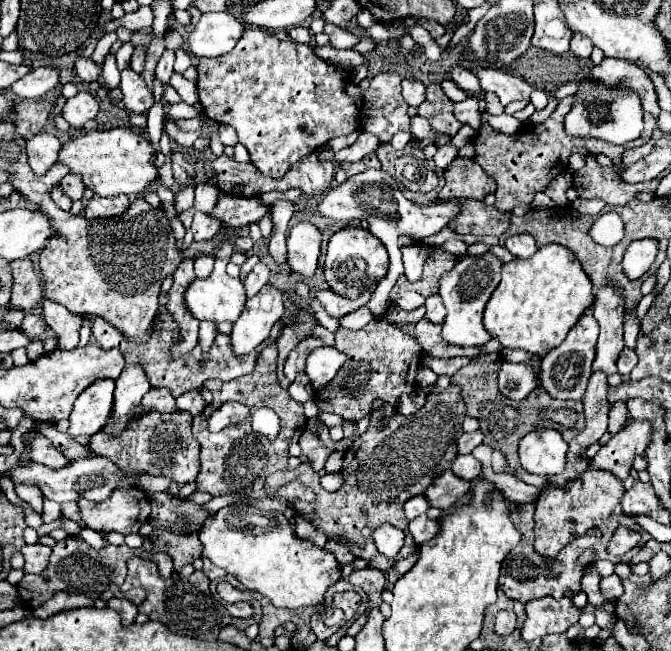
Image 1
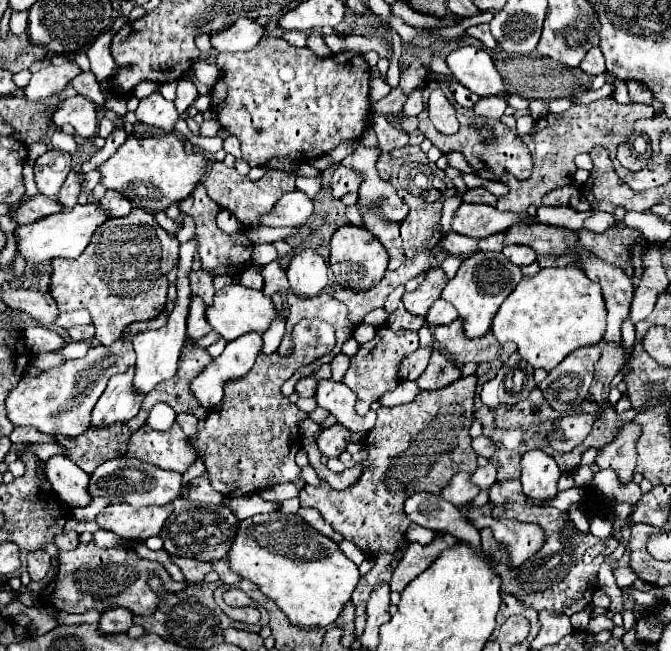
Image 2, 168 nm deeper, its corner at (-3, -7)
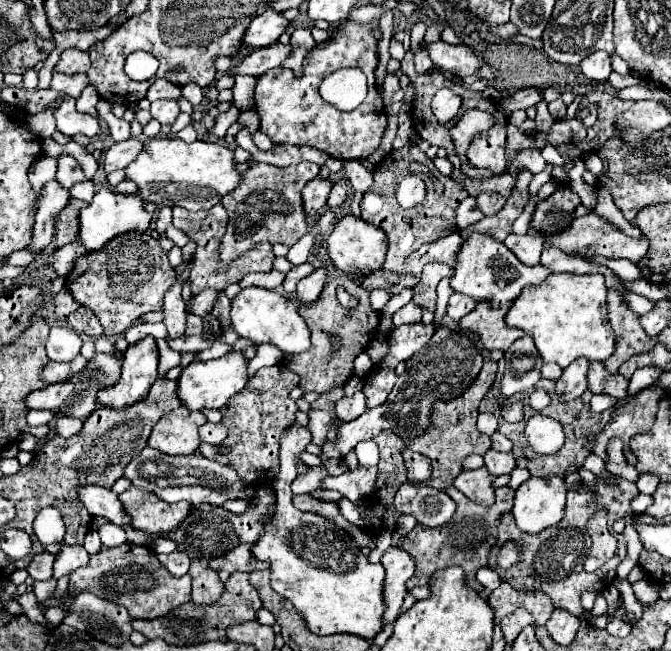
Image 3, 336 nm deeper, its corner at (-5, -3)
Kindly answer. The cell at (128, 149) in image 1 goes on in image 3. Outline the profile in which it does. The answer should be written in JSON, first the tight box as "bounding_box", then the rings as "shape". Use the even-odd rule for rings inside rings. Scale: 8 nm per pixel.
{"bounding_box":[127,137,241,211],"shape":[[[155,137],[145,143],[145,149],[127,169],[127,179],[139,187],[139,197],[157,207],[179,205],[189,211],[207,211],[221,201],[223,195],[235,191],[241,183],[241,171],[233,159],[233,151],[219,143],[185,143],[181,139]]]}

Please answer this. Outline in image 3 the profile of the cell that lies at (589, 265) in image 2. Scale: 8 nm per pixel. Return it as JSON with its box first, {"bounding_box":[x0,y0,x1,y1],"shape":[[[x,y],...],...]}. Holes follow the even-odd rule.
{"bounding_box":[543,211,649,263],"shape":[[[589,211],[585,217],[577,217],[569,229],[557,233],[557,235],[543,235],[547,245],[553,245],[565,253],[573,253],[573,255],[605,255],[609,259],[629,259],[633,263],[637,263],[649,249],[649,241],[645,239],[645,235],[641,237],[629,237],[623,231],[619,231],[613,223],[601,219],[597,213]]]}

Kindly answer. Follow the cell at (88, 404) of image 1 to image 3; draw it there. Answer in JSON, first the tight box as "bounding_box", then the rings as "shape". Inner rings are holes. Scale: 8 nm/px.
{"bounding_box":[99,335,159,409],"shape":[[[147,335],[141,341],[129,345],[125,351],[119,383],[105,391],[99,391],[99,401],[107,407],[123,409],[137,403],[139,399],[145,399],[157,379],[157,363],[159,349],[153,335]]]}

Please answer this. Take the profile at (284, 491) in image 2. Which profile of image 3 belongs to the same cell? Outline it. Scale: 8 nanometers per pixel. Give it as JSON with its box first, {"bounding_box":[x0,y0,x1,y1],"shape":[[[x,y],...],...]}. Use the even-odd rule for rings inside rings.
{"bounding_box":[322,467,377,503],"shape":[[[357,467],[355,471],[345,471],[339,477],[327,477],[322,482],[323,489],[335,489],[343,493],[351,503],[361,503],[371,495],[375,489],[375,479],[377,479],[377,467]]]}

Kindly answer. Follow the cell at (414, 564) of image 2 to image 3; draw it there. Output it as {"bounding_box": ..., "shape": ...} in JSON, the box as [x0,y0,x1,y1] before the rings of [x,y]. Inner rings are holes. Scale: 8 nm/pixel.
{"bounding_box":[401,485,513,597],"shape":[[[453,485],[443,489],[443,493],[447,493],[455,503],[457,503],[457,511],[451,517],[451,523],[445,523],[443,527],[431,529],[431,527],[423,527],[417,525],[415,531],[411,531],[407,537],[403,537],[401,547],[415,559],[417,569],[413,579],[407,583],[409,589],[413,589],[415,585],[429,585],[431,577],[445,567],[451,565],[459,565],[465,571],[465,583],[477,591],[481,591],[483,597],[489,595],[489,591],[475,579],[475,573],[479,567],[489,567],[489,553],[497,543],[497,527],[501,523],[501,517],[505,513],[511,511],[513,507],[513,489],[511,487],[501,487],[499,495],[497,495],[497,503],[491,507],[479,505],[469,501],[463,493],[459,493]]]}

